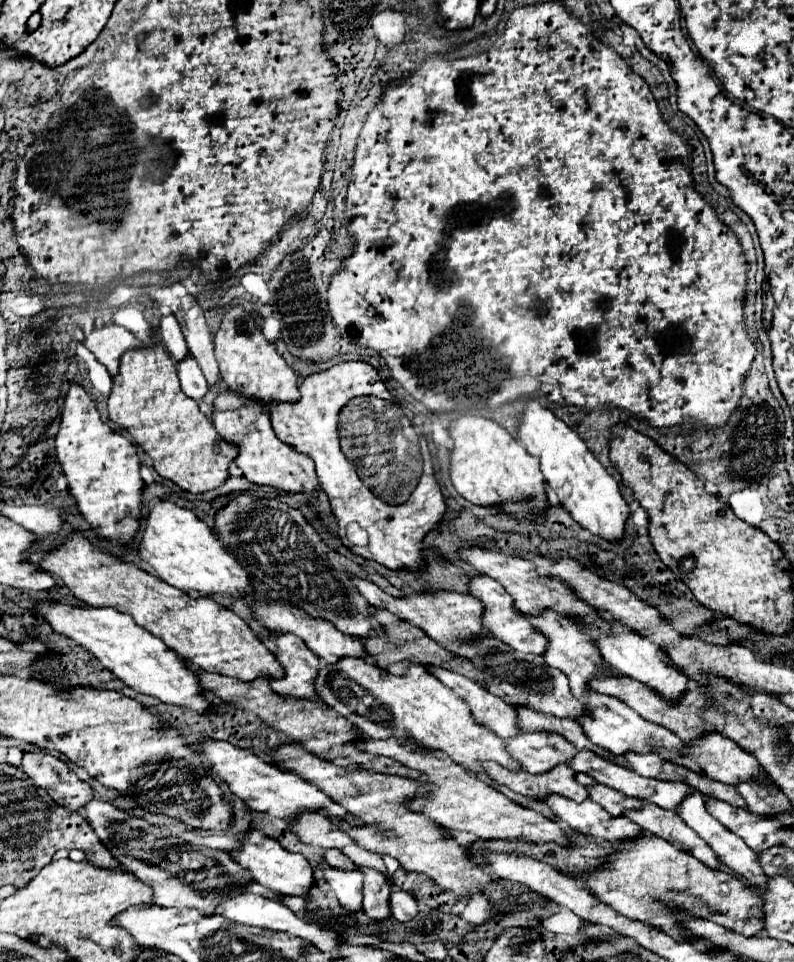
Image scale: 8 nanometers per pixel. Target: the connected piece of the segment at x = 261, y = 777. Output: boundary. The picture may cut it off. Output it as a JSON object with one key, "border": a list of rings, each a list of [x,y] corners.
{"border":[[[206,739],[202,743],[196,745],[198,751],[210,761],[210,769],[214,775],[218,775],[222,781],[228,783],[230,791],[240,797],[252,811],[264,811],[272,817],[284,819],[288,823],[296,823],[296,819],[302,813],[316,813],[316,811],[326,811],[328,817],[336,817],[336,819],[346,819],[346,823],[350,823],[352,827],[360,827],[362,821],[358,817],[352,817],[342,805],[334,803],[326,793],[322,793],[316,785],[304,781],[302,777],[296,777],[290,771],[280,769],[278,765],[274,765],[268,757],[258,757],[248,749],[238,749],[234,745],[230,745],[228,741],[212,741]]]}

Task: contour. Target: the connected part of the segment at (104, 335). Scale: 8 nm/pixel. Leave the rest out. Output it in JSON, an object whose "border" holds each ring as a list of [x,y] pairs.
{"border":[[[112,325],[112,327],[94,329],[90,335],[86,335],[84,345],[96,355],[96,359],[108,369],[108,373],[116,377],[118,367],[120,367],[120,357],[128,349],[140,349],[142,341],[136,339],[124,327]]]}

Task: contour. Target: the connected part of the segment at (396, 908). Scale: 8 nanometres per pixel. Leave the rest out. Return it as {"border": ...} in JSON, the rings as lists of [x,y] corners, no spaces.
{"border":[[[392,887],[390,909],[392,909],[392,917],[398,919],[400,923],[410,921],[418,913],[416,899],[410,893],[406,893],[404,889],[398,889],[398,887]]]}

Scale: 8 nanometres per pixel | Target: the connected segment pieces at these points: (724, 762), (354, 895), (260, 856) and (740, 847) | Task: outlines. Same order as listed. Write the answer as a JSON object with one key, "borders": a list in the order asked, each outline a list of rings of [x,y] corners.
{"borders":[[[[708,733],[706,737],[700,737],[694,741],[694,745],[686,745],[688,753],[684,753],[684,757],[674,757],[674,763],[680,763],[684,767],[688,767],[694,773],[704,773],[706,777],[720,781],[720,783],[728,783],[728,785],[738,785],[744,781],[770,781],[768,773],[762,769],[762,765],[756,761],[756,757],[752,757],[750,753],[746,753],[744,749],[740,749],[732,739],[720,735],[720,733]]],[[[320,863],[318,867],[324,869],[326,883],[338,897],[342,909],[346,913],[358,913],[362,911],[362,887],[364,887],[364,875],[360,871],[340,871],[332,869],[326,863]]],[[[250,831],[242,843],[244,843],[244,849],[232,851],[230,855],[254,875],[256,883],[260,883],[268,889],[274,889],[278,893],[284,893],[284,895],[298,895],[304,899],[308,897],[310,887],[316,883],[316,879],[312,875],[312,865],[308,863],[308,859],[304,855],[282,849],[276,839],[270,839],[270,837],[262,835],[260,831]]],[[[692,791],[684,801],[682,805],[676,809],[676,813],[682,817],[682,821],[692,827],[714,851],[716,855],[720,857],[720,861],[724,865],[728,865],[736,875],[742,875],[746,881],[750,881],[750,885],[754,887],[764,887],[768,883],[768,877],[764,873],[764,869],[760,869],[760,863],[758,863],[758,855],[744,843],[744,839],[736,837],[730,833],[730,829],[724,829],[724,825],[720,825],[706,809],[704,809],[704,795],[700,795],[698,791]]]]}

